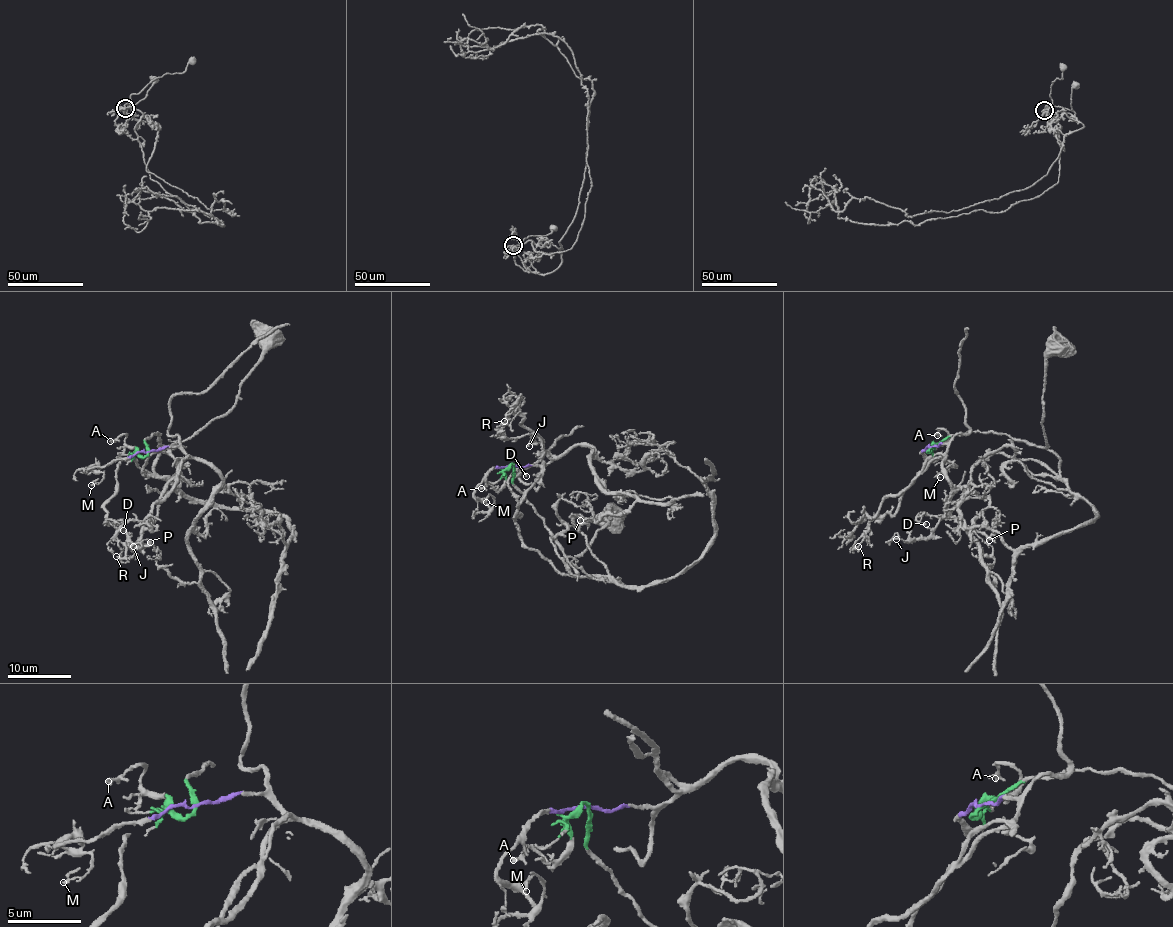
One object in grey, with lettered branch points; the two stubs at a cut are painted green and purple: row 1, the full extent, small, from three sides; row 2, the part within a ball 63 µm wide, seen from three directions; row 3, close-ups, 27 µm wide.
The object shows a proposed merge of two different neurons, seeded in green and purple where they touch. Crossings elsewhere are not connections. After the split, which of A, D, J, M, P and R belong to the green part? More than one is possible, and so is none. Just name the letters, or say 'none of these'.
A, D, J

